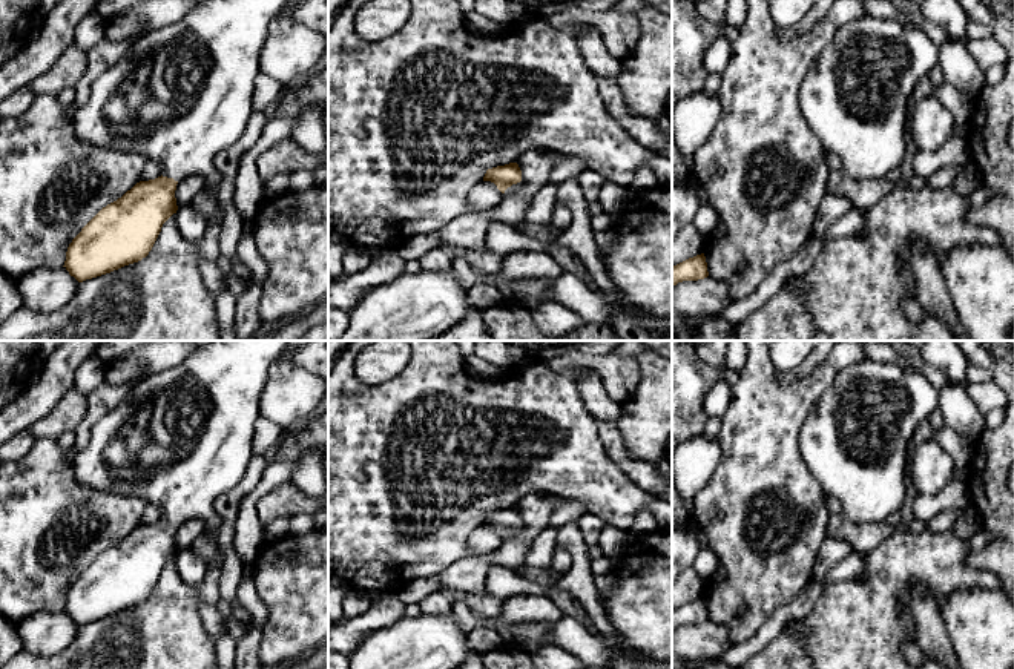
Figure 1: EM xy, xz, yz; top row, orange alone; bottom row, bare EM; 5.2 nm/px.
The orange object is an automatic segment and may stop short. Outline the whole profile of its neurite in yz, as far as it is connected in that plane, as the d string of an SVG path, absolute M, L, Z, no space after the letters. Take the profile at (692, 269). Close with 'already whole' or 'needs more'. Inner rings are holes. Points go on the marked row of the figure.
M704 253L672 265L672 287L683 281L698 281L709 276Z; already whole

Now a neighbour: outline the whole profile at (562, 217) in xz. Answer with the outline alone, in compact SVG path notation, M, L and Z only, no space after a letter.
M557 201L551 224L557 229L565 230L572 222L574 216L569 207L563 201Z

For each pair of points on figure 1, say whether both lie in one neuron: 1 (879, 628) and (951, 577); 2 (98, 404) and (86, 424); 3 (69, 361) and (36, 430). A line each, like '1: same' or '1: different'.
1: same
2: same
3: different

